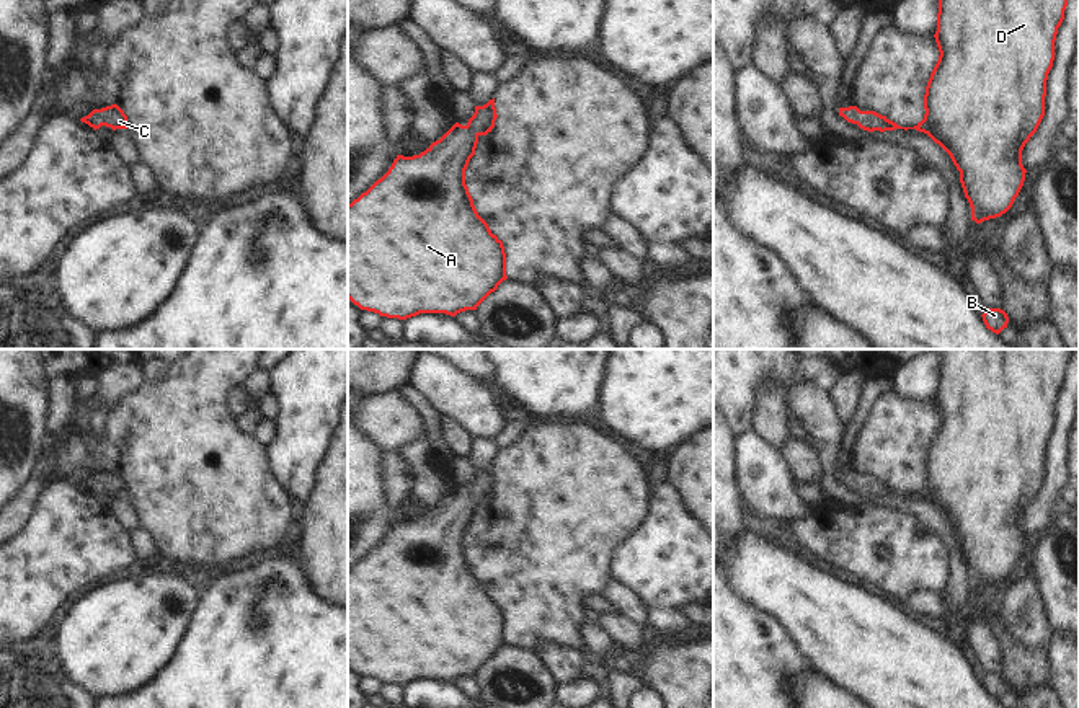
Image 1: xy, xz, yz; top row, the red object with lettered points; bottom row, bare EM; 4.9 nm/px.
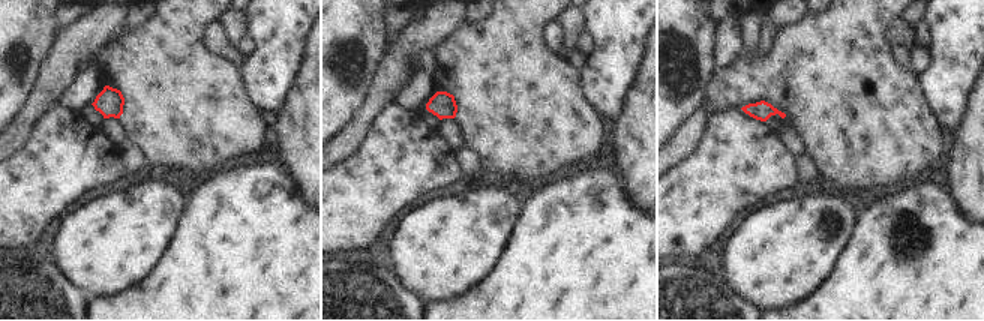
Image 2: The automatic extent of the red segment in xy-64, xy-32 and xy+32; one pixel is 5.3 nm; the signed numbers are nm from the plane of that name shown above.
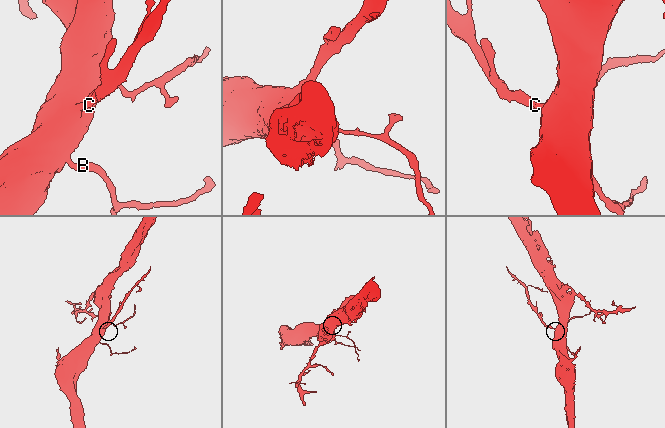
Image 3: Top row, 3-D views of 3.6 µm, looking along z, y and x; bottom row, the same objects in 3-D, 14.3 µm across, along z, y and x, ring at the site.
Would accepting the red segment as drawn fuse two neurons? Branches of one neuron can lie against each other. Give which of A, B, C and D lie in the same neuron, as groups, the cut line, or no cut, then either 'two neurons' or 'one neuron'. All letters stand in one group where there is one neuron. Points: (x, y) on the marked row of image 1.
A B C D | no cut | one neuron

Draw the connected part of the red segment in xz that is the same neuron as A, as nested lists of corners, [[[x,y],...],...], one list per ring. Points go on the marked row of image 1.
[[[495,98],[475,106],[465,126],[455,122],[420,155],[397,155],[389,171],[348,204],[348,299],[361,310],[398,320],[420,313],[455,316],[465,310],[477,310],[508,279],[503,241],[478,215],[465,184],[465,170],[475,155],[478,137],[491,132],[496,117]]]

